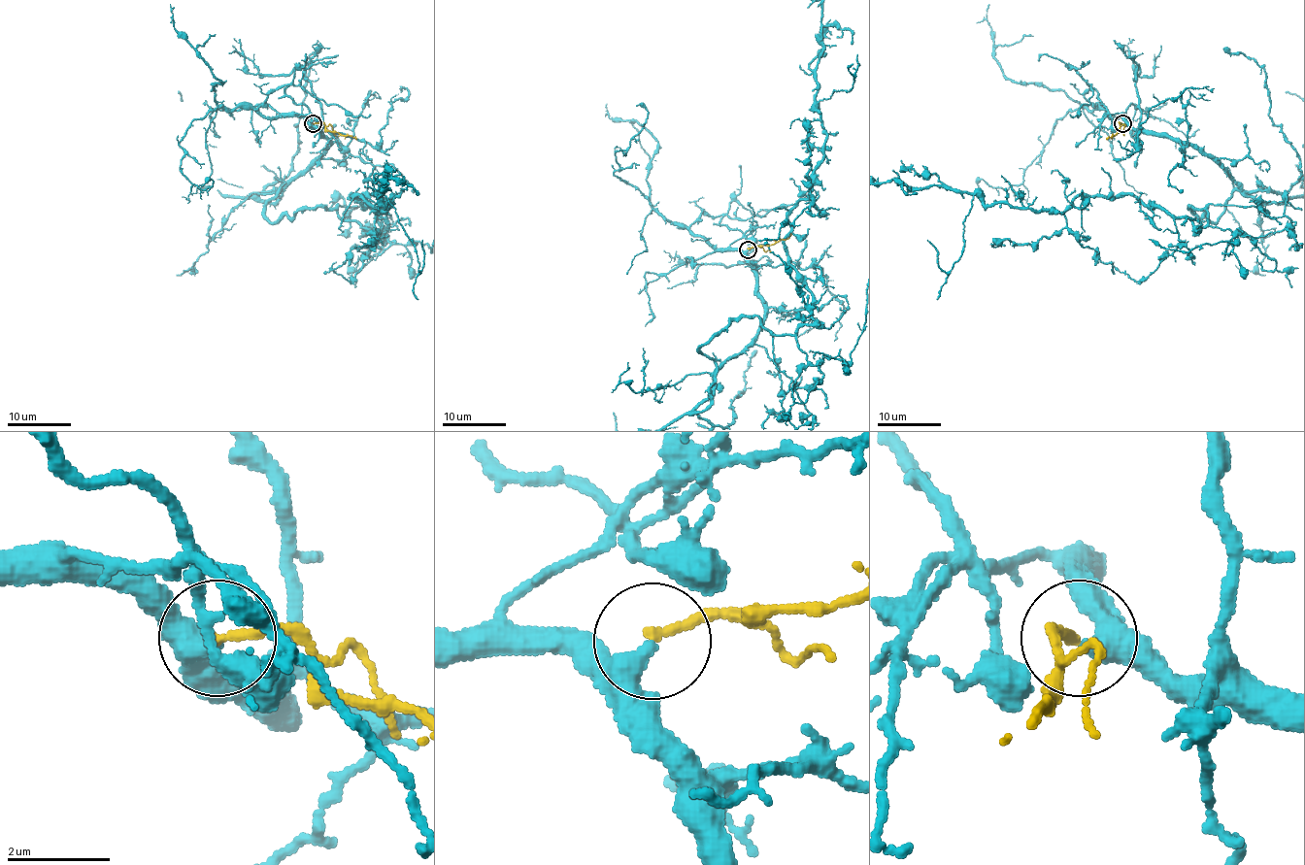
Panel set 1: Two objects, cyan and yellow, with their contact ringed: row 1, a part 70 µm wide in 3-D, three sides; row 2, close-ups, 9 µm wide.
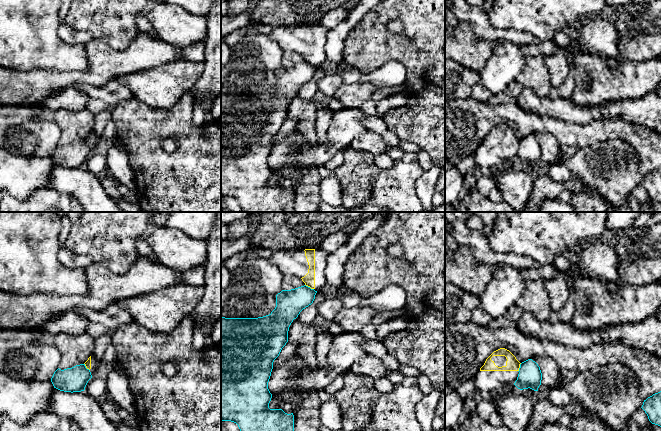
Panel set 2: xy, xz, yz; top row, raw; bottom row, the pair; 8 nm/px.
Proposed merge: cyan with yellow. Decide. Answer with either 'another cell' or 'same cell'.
another cell

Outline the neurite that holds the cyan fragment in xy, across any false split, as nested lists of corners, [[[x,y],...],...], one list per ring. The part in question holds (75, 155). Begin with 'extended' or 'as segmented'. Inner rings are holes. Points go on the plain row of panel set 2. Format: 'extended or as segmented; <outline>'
as segmented; [[[80,140],[64,146],[58,144],[54,148],[51,158],[54,164],[73,169],[84,167],[91,154],[90,146],[86,144],[85,140]]]

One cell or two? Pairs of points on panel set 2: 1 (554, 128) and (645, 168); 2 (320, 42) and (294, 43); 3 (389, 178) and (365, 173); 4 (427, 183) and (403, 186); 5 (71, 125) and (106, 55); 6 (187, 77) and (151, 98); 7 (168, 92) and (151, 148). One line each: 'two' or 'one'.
1: one
2: one
3: two
4: two
5: two
6: one
7: two

